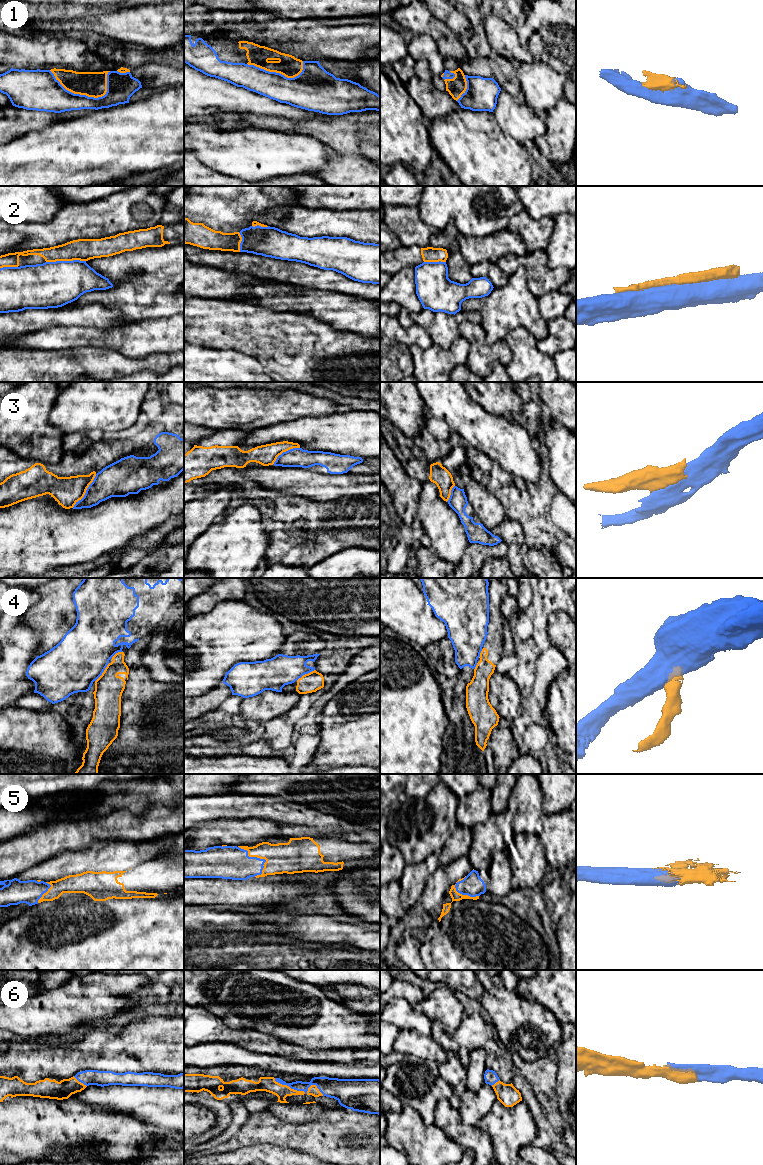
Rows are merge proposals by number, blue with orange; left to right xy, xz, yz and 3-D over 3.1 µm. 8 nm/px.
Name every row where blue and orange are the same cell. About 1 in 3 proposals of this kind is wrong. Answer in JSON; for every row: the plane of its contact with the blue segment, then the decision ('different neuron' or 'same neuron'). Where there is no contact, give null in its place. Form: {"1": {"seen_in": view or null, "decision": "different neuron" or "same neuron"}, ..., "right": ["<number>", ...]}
{"1": {"seen_in": "xy", "decision": "same neuron"}, "2": {"seen_in": "xy", "decision": "different neuron"}, "3": {"seen_in": "xy", "decision": "different neuron"}, "4": {"seen_in": "xy", "decision": "different neuron"}, "5": {"seen_in": "xz", "decision": "same neuron"}, "6": {"seen_in": "xz", "decision": "same neuron"}, "right": ["1", "5", "6"]}

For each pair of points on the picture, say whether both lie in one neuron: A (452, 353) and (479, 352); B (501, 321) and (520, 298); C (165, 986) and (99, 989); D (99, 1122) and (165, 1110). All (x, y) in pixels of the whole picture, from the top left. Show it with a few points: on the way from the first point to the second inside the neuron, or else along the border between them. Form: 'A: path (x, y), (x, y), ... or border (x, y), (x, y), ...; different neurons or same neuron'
A: border (460, 334), (468, 343), (466, 363); different neurons
B: path (503, 315), (514, 304); same neuron
C: border (149, 980), (130, 995), (129, 999), (133, 1003); different neurons
D: border (108, 1110), (114, 1113), (126, 1113), (153, 1125); different neurons

